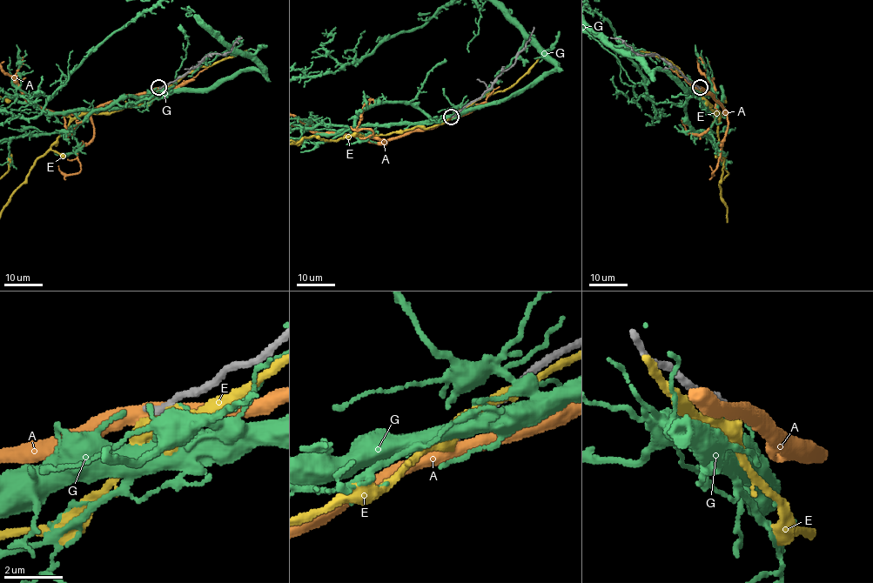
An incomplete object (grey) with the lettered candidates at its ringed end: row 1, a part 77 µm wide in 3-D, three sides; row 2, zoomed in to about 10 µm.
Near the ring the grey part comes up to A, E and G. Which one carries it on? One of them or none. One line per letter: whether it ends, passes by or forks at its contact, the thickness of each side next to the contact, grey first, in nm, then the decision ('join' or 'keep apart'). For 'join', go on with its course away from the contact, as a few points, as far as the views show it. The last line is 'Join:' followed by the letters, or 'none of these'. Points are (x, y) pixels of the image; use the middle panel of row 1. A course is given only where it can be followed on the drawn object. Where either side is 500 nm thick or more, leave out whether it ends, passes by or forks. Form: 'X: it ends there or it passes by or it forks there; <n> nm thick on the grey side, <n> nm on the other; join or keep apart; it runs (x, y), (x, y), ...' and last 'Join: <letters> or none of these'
A: it passes by; 240 nm thick on the grey side, 460 nm on the other; keep apart
E: it forks there; 280 nm thick on the grey side, 420 nm on the other; keep apart
G: it ends there; 300 nm thick on the grey side, 140 nm on the other; keep apart
Join: none of these

